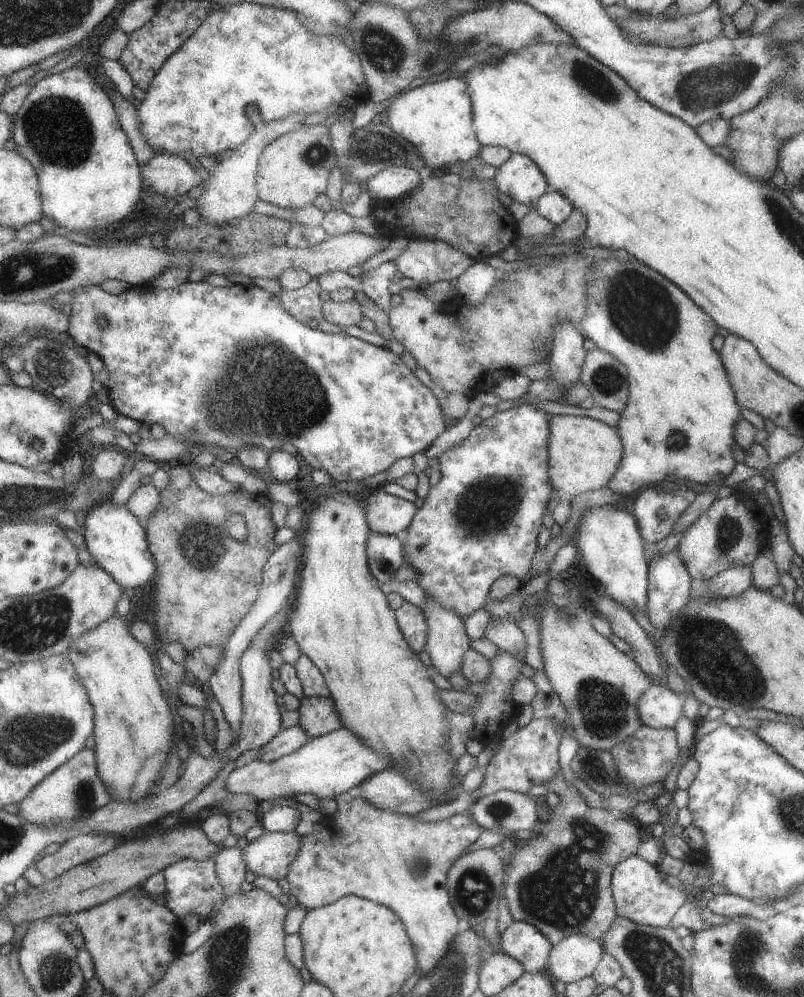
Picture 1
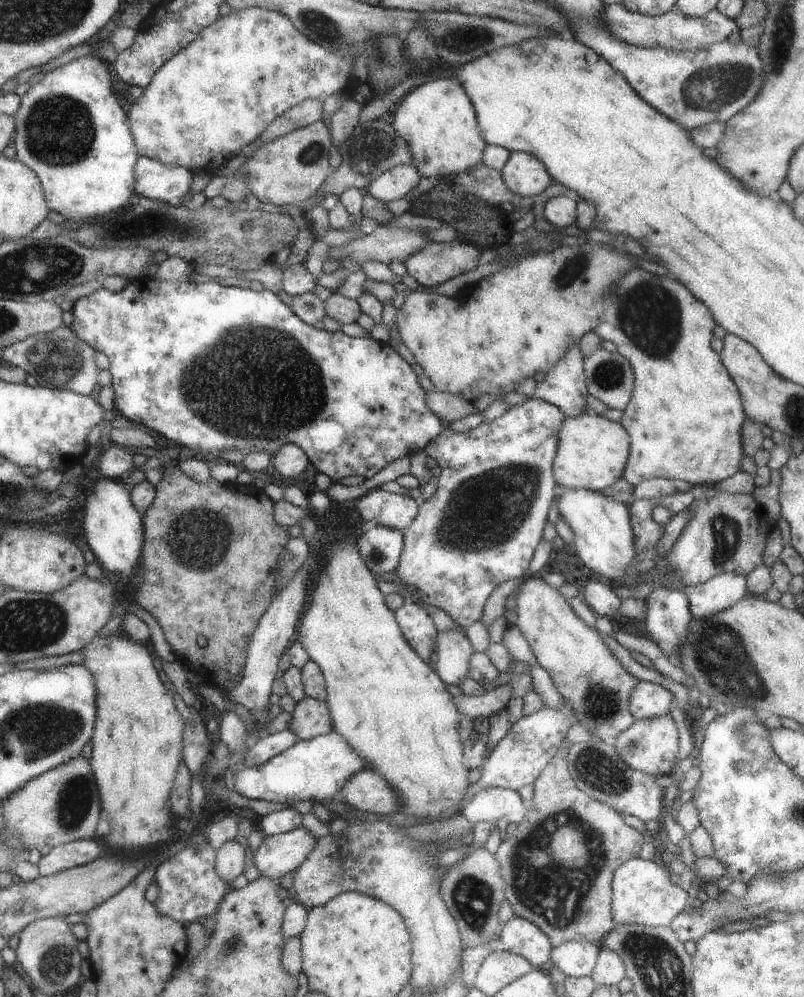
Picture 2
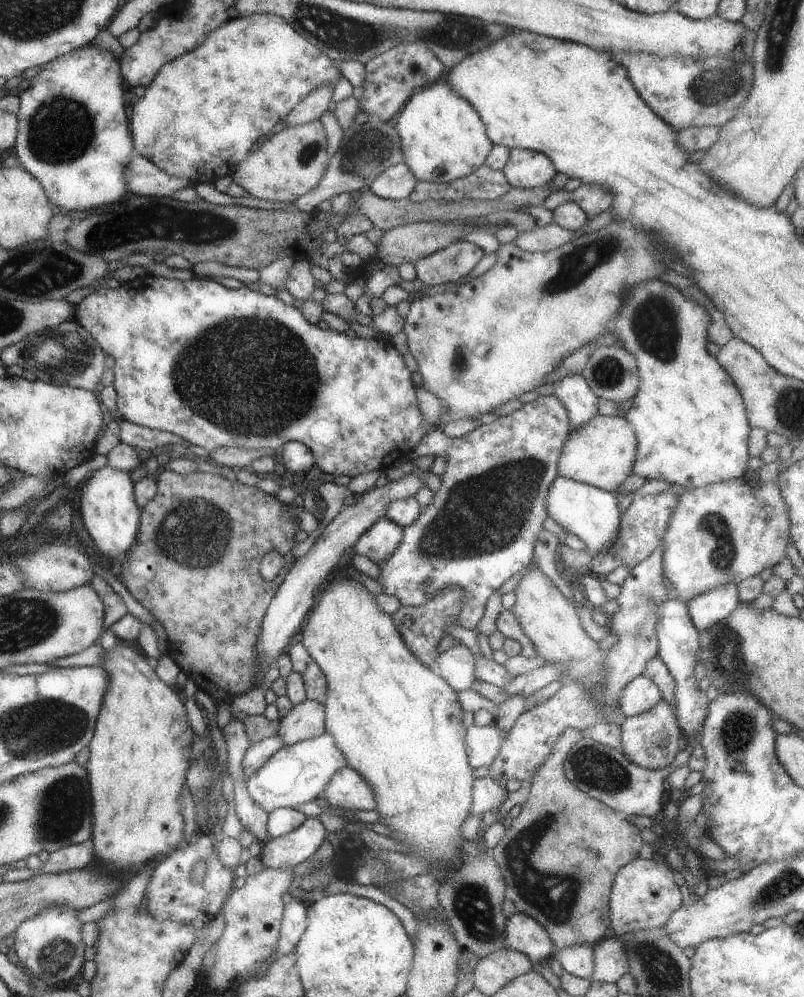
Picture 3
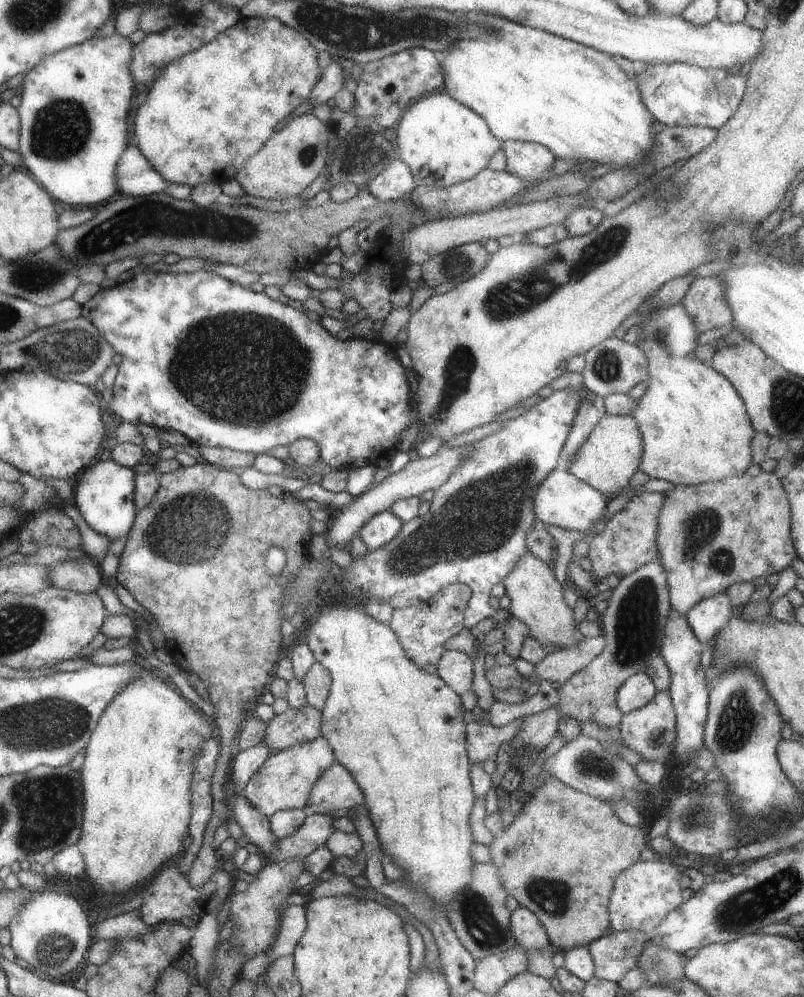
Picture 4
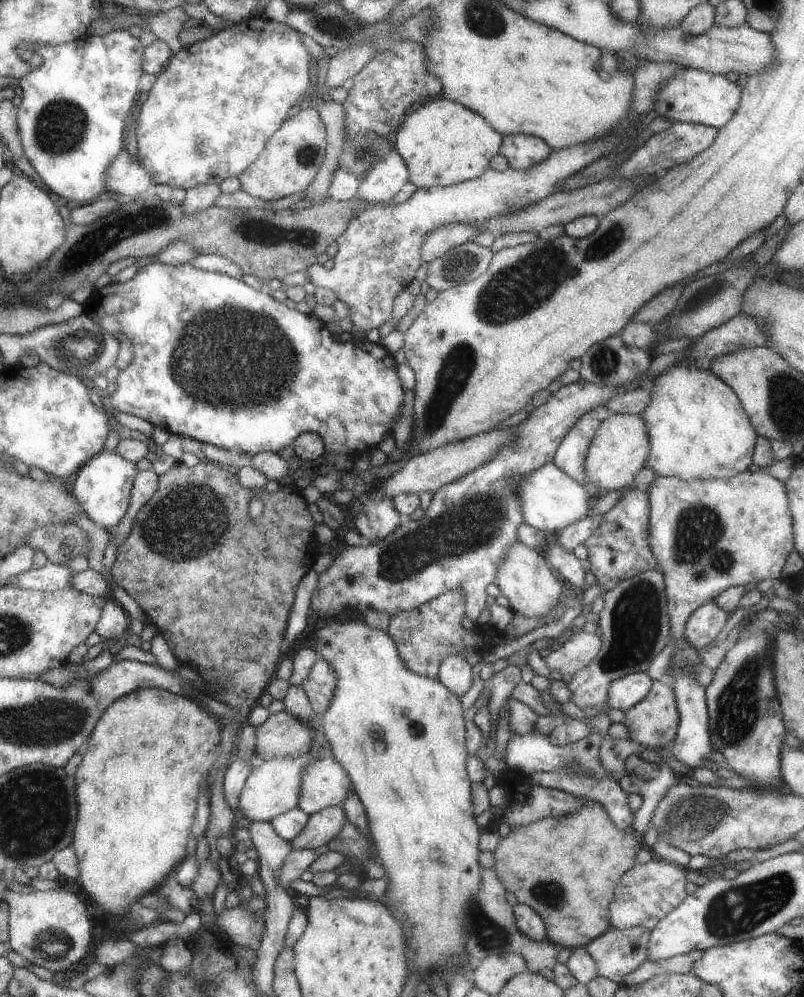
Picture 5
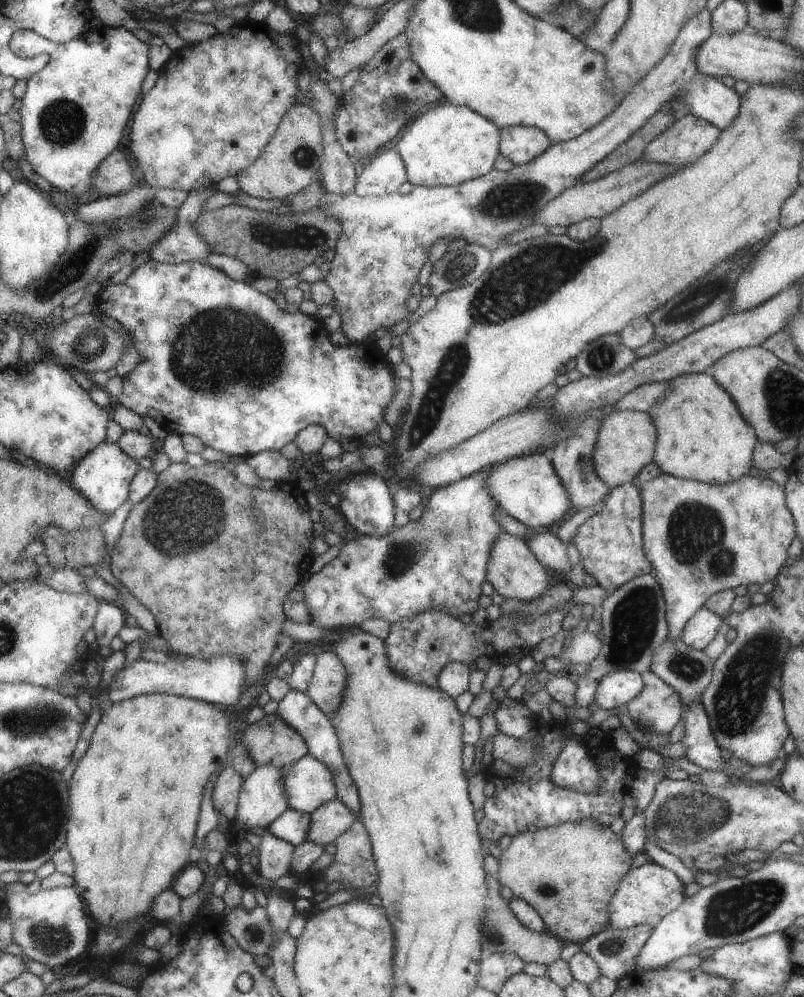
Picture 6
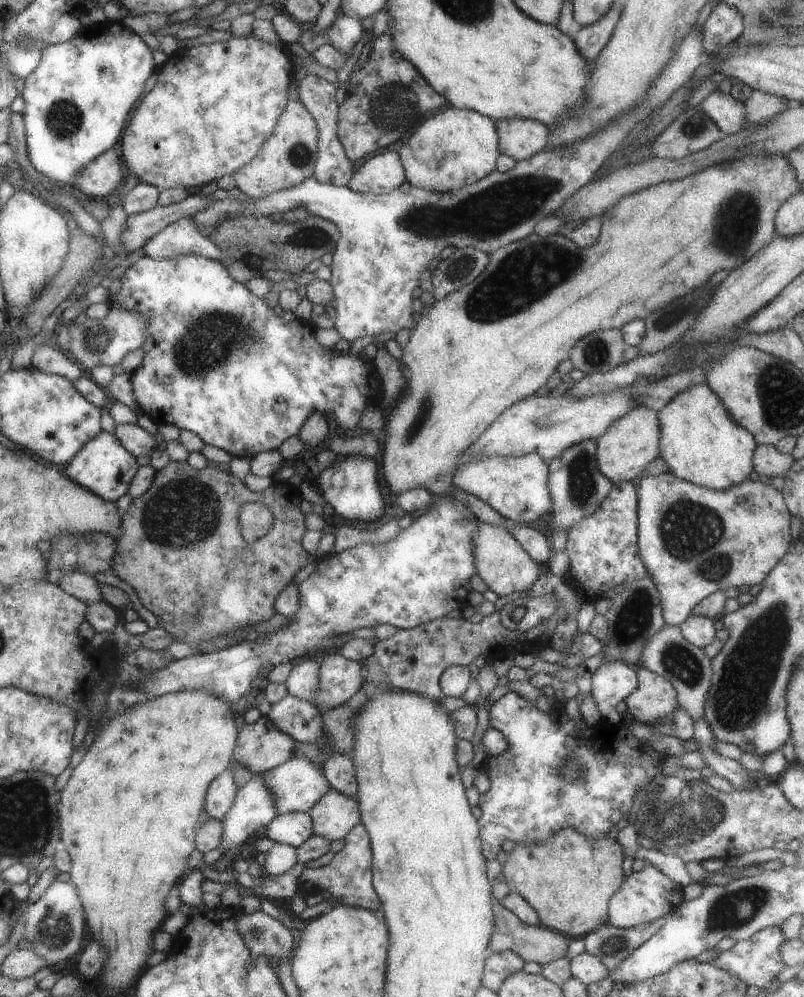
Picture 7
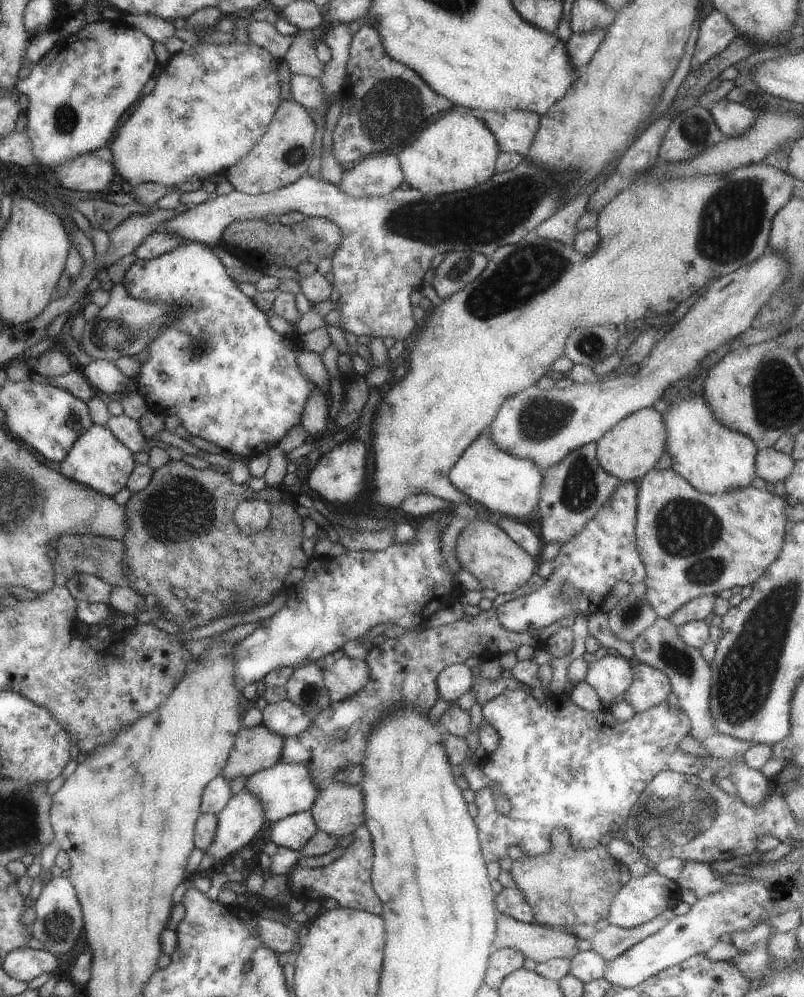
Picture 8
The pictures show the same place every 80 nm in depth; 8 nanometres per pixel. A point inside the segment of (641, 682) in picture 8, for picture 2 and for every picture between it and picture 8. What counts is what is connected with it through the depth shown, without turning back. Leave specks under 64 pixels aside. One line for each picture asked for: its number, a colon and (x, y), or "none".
2: (649, 745)
3: (650, 739)
4: (649, 730)
5: (652, 721)
6: (656, 707)
7: (654, 698)

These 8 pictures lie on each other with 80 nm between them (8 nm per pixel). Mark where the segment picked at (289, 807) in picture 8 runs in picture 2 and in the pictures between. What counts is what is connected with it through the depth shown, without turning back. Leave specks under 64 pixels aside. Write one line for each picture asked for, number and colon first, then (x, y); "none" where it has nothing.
2: (365, 791)
3: (346, 789)
4: (334, 789)
5: (323, 784)
6: (307, 783)
7: (295, 784)

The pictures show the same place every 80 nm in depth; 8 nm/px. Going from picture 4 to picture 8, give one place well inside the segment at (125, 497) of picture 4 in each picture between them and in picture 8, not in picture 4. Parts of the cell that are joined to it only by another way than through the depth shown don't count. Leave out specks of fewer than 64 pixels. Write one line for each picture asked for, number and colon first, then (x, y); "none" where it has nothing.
5: (102, 484)
6: (102, 476)
7: (102, 466)
8: (96, 459)

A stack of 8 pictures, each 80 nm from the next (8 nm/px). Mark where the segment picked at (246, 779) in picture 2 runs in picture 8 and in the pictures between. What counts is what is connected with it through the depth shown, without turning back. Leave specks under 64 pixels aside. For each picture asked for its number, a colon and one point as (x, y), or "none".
3: (294, 775)
4: (283, 780)
5: (272, 787)
6: (261, 797)
7: (252, 807)
8: (239, 820)

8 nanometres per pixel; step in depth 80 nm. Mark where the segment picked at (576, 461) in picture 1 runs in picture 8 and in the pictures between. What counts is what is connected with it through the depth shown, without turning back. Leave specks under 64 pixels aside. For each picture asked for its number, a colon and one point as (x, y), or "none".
2: (592, 451)
3: (600, 454)
4: (610, 453)
5: (619, 448)
6: (625, 440)
7: (622, 452)
8: (630, 448)

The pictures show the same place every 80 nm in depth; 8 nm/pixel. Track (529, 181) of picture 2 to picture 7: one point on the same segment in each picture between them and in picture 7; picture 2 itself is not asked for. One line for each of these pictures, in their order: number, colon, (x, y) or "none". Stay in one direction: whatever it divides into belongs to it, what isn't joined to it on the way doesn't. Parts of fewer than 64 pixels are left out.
3: (524, 168)
4: (524, 160)
5: (521, 151)
6: (519, 144)
7: (519, 138)

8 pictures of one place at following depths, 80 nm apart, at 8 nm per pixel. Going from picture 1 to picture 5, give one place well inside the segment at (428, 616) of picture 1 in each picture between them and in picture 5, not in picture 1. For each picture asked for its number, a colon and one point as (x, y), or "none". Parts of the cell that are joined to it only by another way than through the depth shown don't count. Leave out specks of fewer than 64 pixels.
2: (452, 650)
3: (456, 666)
4: (454, 668)
5: (454, 673)

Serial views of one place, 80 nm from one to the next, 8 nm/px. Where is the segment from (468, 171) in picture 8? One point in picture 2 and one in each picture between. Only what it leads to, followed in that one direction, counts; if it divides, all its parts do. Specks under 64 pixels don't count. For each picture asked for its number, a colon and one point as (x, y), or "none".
2: (436, 120)
3: (441, 138)
4: (442, 142)
5: (442, 143)
6: (445, 145)
7: (453, 147)

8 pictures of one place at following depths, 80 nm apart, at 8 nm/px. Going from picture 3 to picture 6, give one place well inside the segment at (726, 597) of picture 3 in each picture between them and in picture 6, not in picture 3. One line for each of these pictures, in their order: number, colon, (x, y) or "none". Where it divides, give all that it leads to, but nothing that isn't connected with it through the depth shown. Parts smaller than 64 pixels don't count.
4: (707, 617)
5: (705, 622)
6: (698, 631)

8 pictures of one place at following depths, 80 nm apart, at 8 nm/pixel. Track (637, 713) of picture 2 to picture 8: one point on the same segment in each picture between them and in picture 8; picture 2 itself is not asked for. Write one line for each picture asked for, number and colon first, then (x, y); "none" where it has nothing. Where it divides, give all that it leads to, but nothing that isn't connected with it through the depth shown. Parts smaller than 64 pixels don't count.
3: (640, 693)
4: (633, 692)
5: (625, 691)
6: (615, 688)
7: (610, 682)
8: (610, 675)

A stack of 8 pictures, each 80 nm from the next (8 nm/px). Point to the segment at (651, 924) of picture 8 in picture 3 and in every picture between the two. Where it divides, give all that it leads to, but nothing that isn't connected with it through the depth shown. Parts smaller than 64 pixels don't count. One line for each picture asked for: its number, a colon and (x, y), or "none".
3: (609, 956)
4: (613, 954)
5: (615, 952)
6: (613, 950)
7: (610, 944)

